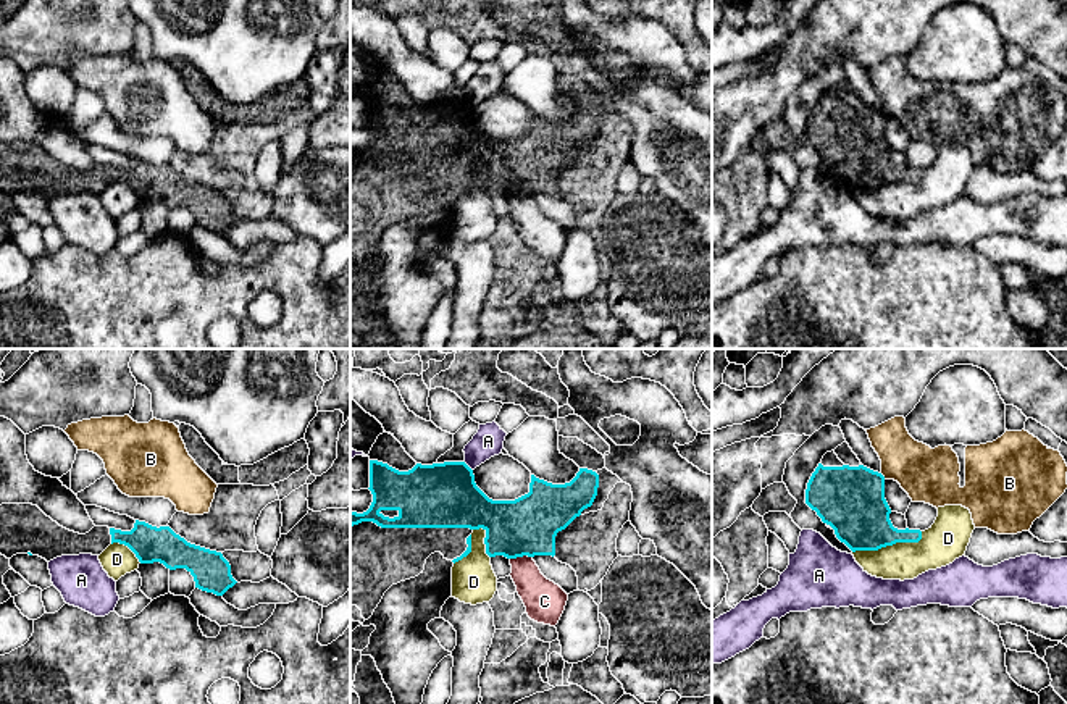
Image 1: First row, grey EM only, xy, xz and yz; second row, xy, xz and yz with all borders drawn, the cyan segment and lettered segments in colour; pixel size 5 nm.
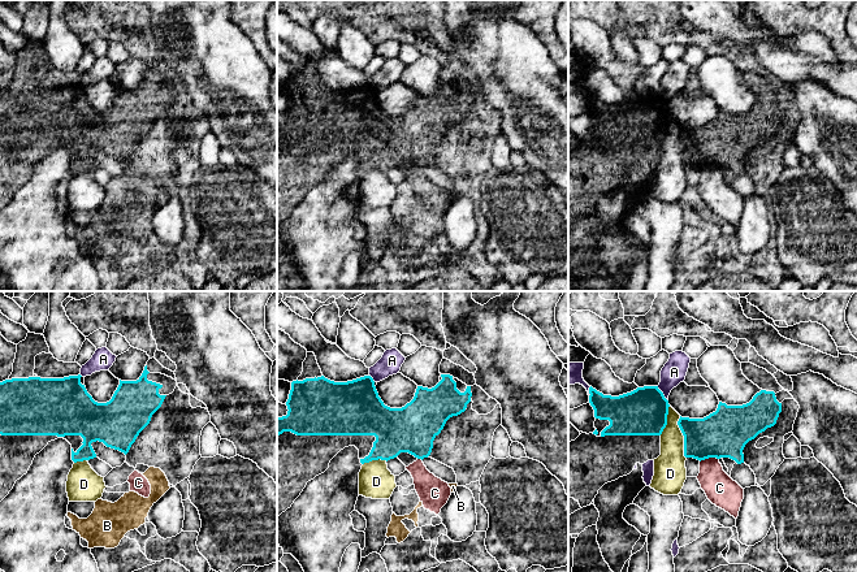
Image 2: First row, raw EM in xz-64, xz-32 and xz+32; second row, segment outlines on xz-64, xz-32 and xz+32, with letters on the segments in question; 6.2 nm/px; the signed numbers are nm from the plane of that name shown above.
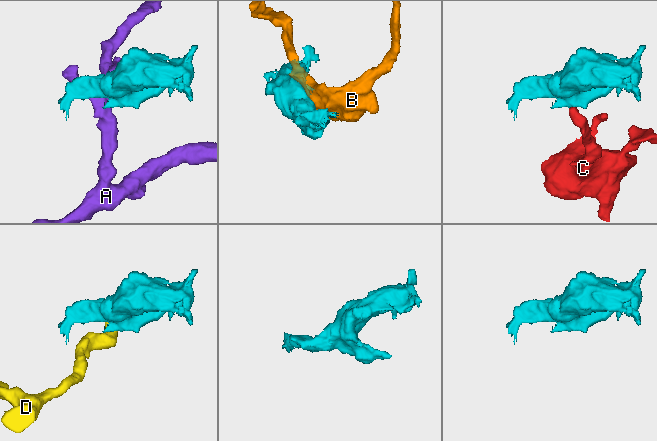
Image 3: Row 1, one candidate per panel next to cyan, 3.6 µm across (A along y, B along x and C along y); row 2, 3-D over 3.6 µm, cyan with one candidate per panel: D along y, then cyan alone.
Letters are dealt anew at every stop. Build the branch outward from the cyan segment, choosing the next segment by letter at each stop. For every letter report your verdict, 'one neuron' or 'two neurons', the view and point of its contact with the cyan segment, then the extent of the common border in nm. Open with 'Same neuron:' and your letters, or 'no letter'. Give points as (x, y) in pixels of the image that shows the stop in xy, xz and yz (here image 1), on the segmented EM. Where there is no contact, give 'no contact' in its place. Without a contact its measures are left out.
Same neuron: no letter
A: two neurons; meets cyan in xz at (468, 467); contact 60 nm long
B: two neurons; meets cyan in yz at (883, 477); contact 40 nm long
C: two neurons; meets cyan in xz at (520, 556); contact 110 nm long
D: two neurons; meets cyan in yz at (890, 544); contact 360 nm long

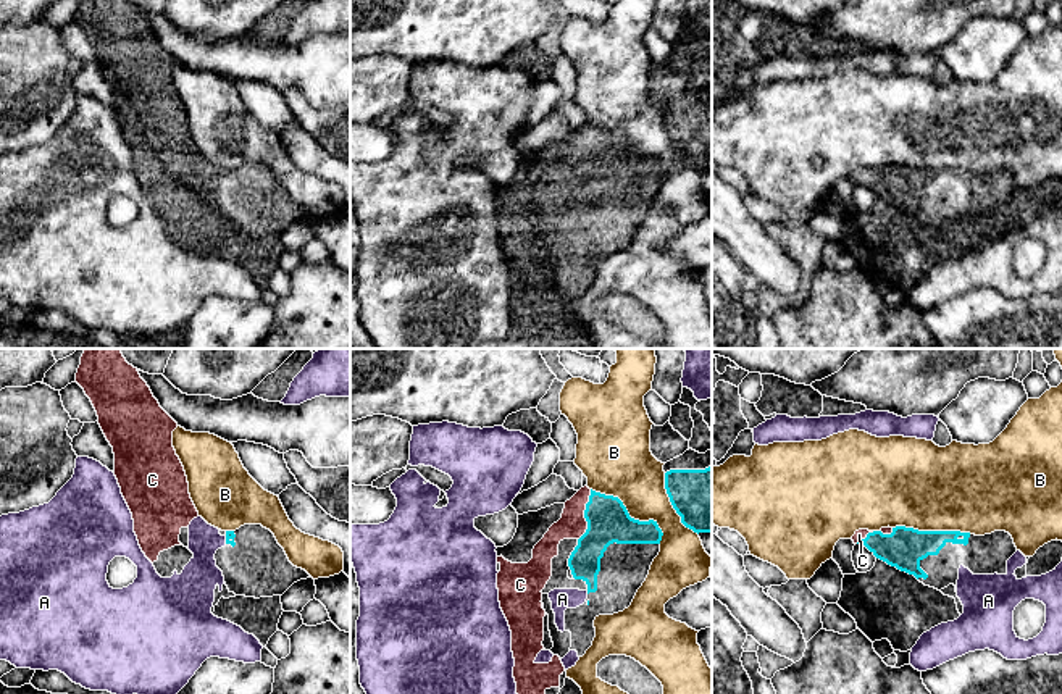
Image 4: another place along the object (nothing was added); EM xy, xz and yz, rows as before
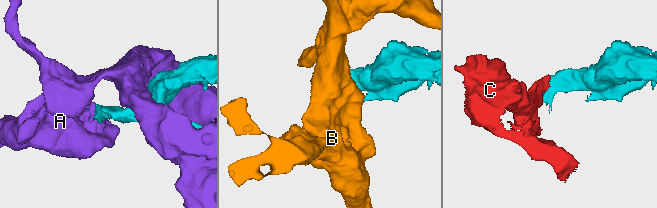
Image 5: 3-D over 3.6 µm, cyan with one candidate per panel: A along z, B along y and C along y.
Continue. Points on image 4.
Same neuron: C
A: two neurons; meets cyan in xy at (226, 539); contact 40 nm long
B: two neurons; meets cyan in xz at (630, 517); contact 440 nm long
C: one neuron; meets cyan in xz at (585, 515); contact 260 nm long

